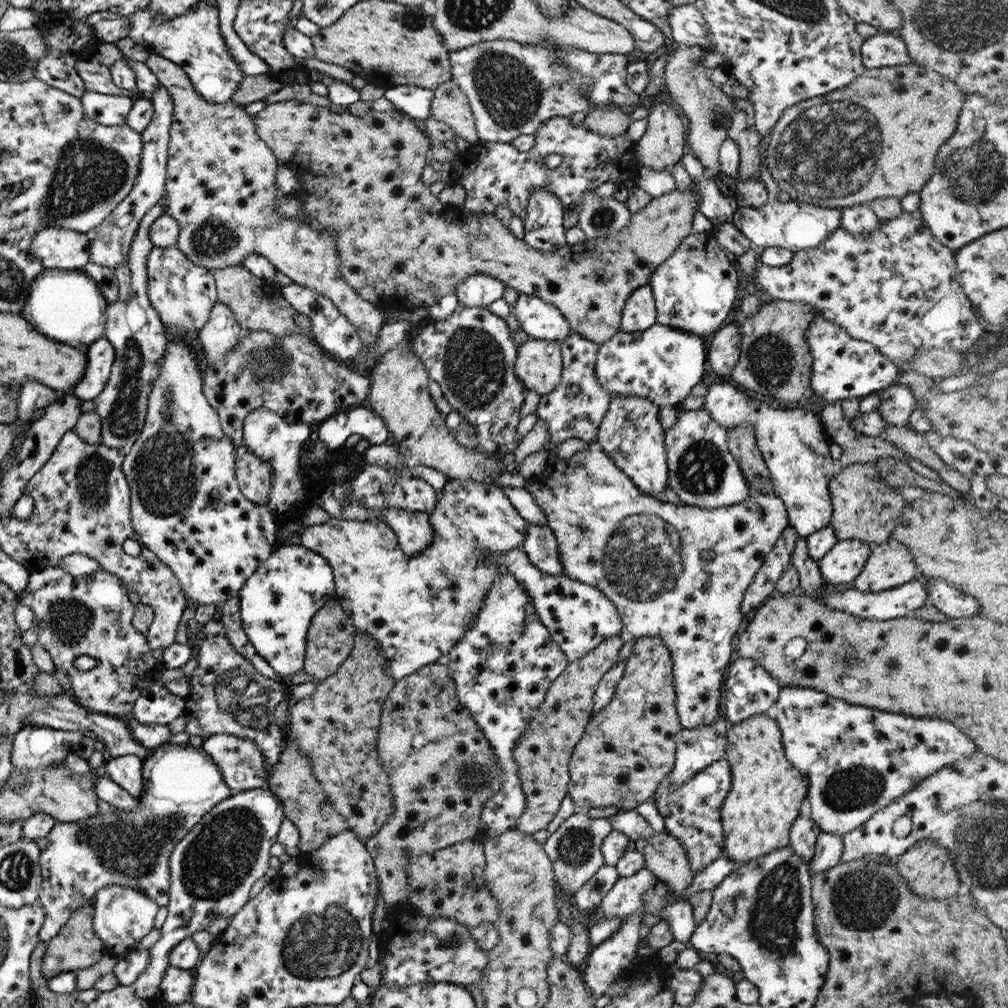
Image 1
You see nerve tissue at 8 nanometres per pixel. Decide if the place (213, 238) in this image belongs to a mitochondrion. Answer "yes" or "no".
yes

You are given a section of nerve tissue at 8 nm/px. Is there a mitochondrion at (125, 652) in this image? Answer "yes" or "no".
no

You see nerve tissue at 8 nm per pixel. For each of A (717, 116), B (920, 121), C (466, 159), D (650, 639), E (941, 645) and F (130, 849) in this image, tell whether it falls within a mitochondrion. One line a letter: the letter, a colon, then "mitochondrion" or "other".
A: mitochondrion
B: other
C: other
D: other
E: other
F: mitochondrion

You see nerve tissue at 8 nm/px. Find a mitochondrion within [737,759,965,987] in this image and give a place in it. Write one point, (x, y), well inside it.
(774, 916)

